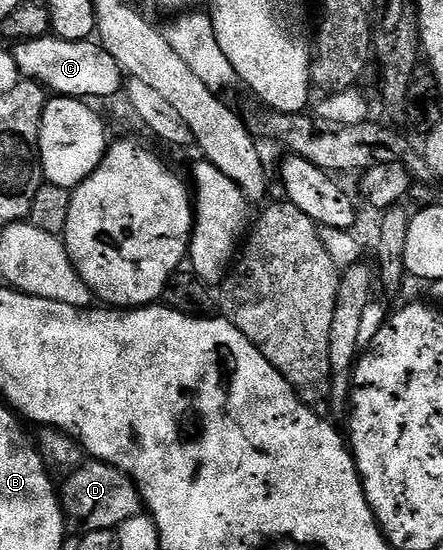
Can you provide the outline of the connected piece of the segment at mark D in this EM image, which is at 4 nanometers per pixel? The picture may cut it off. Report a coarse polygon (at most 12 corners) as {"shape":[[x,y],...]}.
{"shape":[[85,461],[61,483],[79,533],[115,531],[144,510],[135,480]]}

